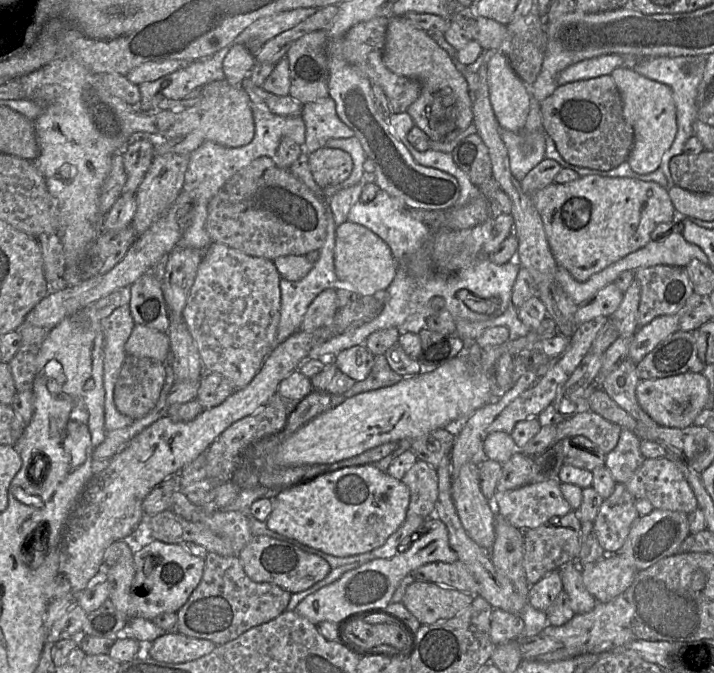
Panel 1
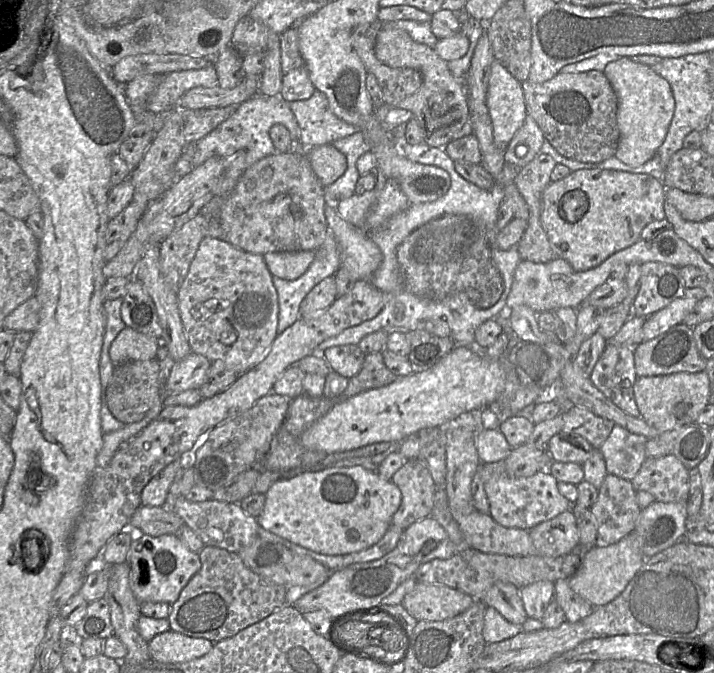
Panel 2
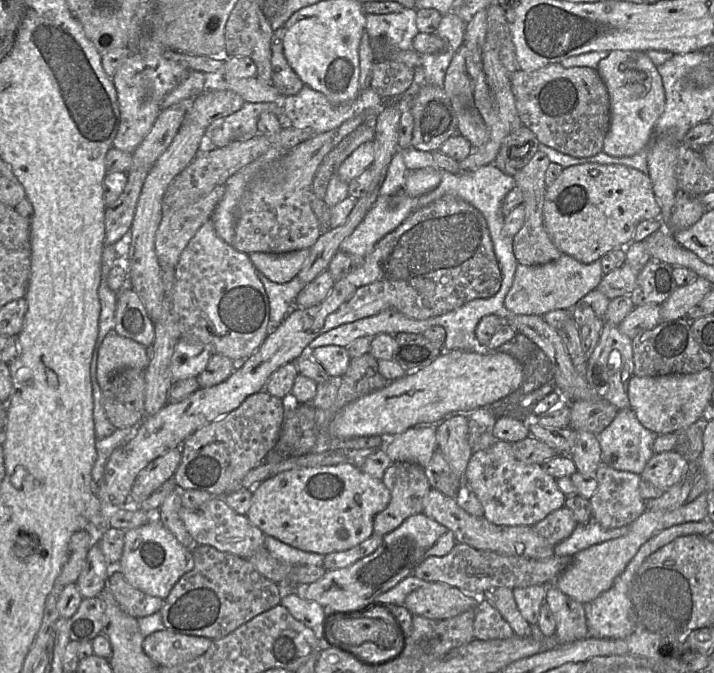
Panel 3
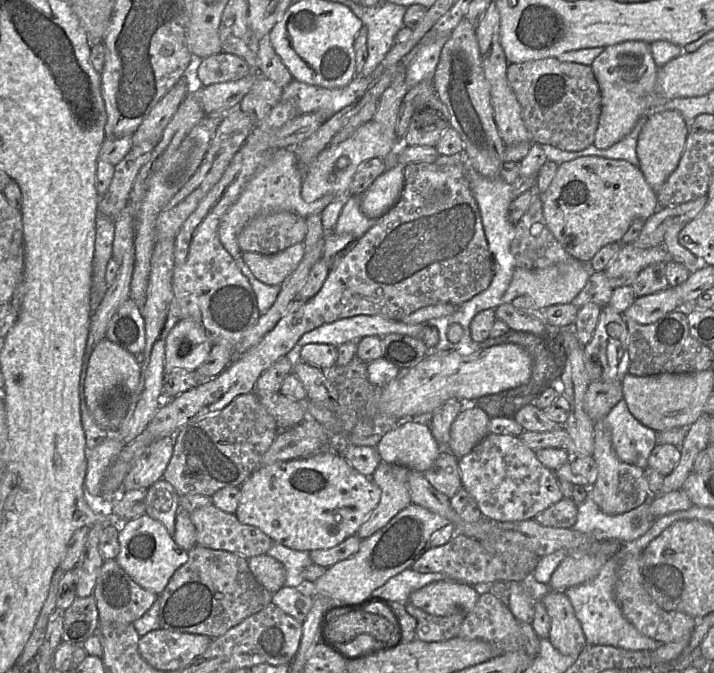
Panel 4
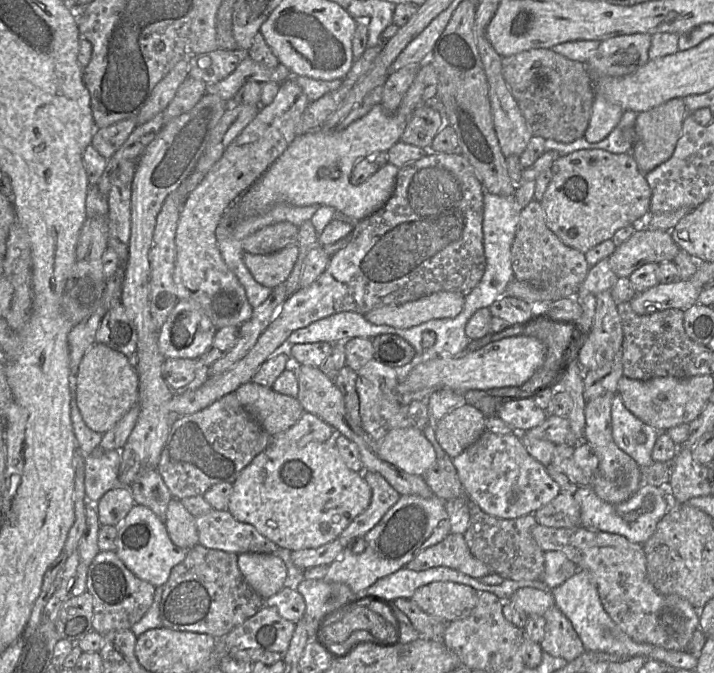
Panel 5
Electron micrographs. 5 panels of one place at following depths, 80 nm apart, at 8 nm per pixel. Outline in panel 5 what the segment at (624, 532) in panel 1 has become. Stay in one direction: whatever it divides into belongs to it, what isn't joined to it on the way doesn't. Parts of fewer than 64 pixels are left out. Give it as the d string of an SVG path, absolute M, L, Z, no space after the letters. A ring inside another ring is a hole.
M605 393L586 402L584 433L584 440L599 458L599 467L592 476L591 486L599 498L612 505L627 501L644 483L640 466L616 445L612 436L611 405L616 395L618 394Z

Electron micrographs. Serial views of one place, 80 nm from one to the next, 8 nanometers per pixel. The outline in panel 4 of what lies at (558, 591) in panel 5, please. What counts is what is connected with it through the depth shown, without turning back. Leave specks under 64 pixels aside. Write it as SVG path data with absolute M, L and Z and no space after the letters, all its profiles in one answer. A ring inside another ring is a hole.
M617 558L607 559L595 578L567 589L565 595L573 606L588 645L606 645L634 651L654 651L662 644L642 635L623 615L616 600L615 582L618 568Z

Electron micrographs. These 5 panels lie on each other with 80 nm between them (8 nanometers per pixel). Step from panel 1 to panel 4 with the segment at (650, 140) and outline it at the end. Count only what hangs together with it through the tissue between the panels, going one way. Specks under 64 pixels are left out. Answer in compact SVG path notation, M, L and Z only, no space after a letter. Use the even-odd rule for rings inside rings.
M626 41L605 47L593 61L591 69L599 85L602 104L593 145L608 149L629 135L637 122L657 105L659 67L654 62L649 43Z

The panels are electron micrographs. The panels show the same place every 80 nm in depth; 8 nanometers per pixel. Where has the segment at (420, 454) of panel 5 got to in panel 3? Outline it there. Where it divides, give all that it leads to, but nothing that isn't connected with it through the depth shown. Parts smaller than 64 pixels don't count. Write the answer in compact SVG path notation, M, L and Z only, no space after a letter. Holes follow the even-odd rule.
M433 426L412 427L387 439L380 447L393 462L412 462L425 467L438 449Z

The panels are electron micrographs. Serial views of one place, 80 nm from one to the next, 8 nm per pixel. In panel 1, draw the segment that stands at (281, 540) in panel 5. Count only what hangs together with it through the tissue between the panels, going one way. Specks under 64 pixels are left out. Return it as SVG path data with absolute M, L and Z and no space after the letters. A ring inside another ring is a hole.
M372 465L348 467L319 475L308 482L275 492L266 526L273 532L334 557L368 553L382 546L406 520L410 492L405 484Z

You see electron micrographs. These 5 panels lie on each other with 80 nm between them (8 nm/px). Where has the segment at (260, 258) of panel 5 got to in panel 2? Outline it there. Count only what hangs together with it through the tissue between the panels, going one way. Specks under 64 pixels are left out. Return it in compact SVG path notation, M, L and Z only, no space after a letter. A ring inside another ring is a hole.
M316 251L272 252L263 258L273 277L293 281L309 269L315 254Z

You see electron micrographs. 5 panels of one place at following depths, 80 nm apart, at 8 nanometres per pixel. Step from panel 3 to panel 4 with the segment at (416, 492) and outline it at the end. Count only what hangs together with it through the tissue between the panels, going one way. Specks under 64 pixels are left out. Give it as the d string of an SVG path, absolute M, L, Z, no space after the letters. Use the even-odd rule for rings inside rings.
M381 462L371 476L380 488L381 498L377 507L359 527L355 536L364 540L383 528L401 510L412 504L410 470L397 464Z

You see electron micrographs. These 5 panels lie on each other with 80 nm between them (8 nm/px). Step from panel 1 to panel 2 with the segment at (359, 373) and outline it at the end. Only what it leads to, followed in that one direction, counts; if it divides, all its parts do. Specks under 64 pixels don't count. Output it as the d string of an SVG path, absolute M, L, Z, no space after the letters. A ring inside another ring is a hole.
M358 345L331 347L323 354L331 371L348 379L360 372L366 356Z

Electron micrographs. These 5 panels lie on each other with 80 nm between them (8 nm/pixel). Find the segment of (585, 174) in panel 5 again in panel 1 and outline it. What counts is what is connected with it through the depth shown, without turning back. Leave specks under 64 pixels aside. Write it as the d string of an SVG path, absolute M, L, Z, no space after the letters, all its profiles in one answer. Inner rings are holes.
M587 175L564 184L551 183L530 195L543 223L550 250L558 266L567 269L579 282L587 281L630 253L646 246L651 233L662 223L677 218L667 189L656 182L635 178Z

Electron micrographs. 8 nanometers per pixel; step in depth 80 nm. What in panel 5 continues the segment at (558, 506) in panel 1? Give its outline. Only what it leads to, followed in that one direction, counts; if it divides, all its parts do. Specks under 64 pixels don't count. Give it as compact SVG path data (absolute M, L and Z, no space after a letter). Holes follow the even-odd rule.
M485 431L476 442L452 459L467 497L494 517L515 519L534 514L561 492L546 467L527 452L519 434L502 435Z

